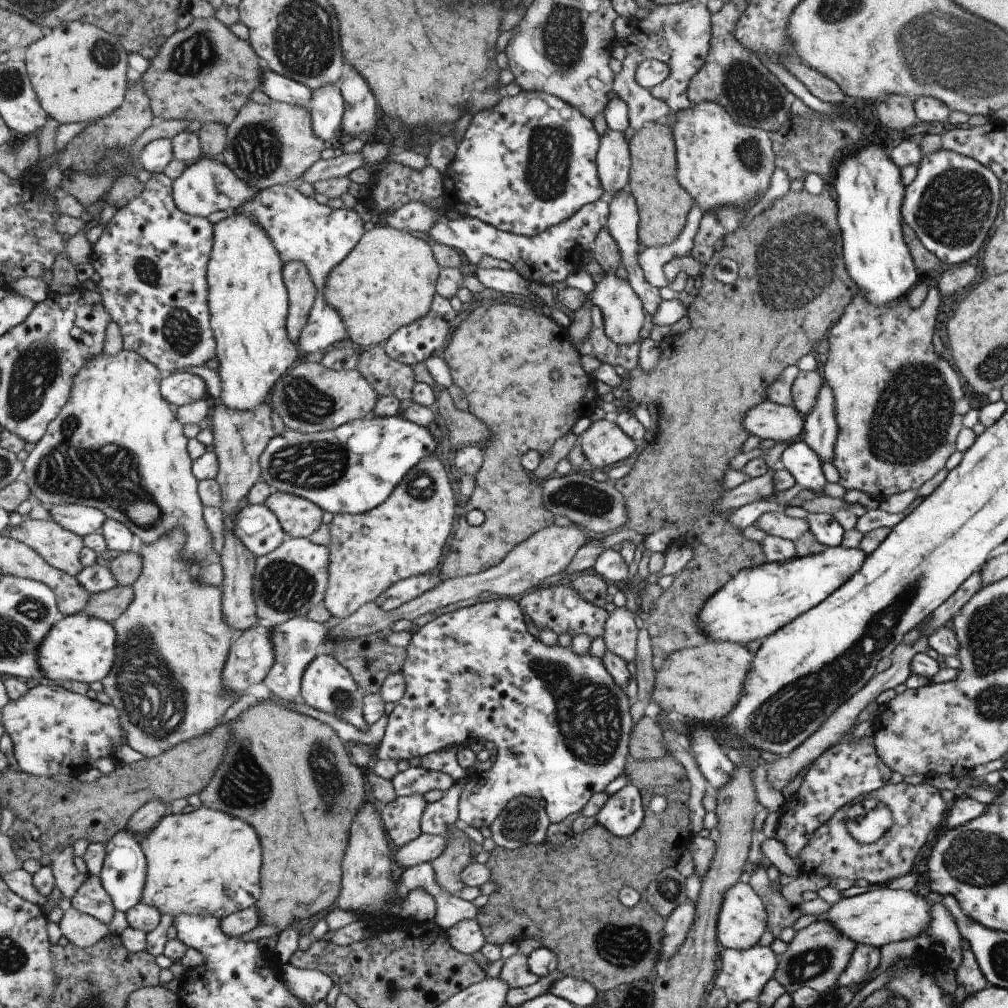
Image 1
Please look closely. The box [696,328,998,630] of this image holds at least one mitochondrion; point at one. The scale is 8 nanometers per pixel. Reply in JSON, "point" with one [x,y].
{"point":[903,431]}

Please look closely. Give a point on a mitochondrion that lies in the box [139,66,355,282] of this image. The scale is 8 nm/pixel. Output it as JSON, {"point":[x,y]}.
{"point":[257,150]}

